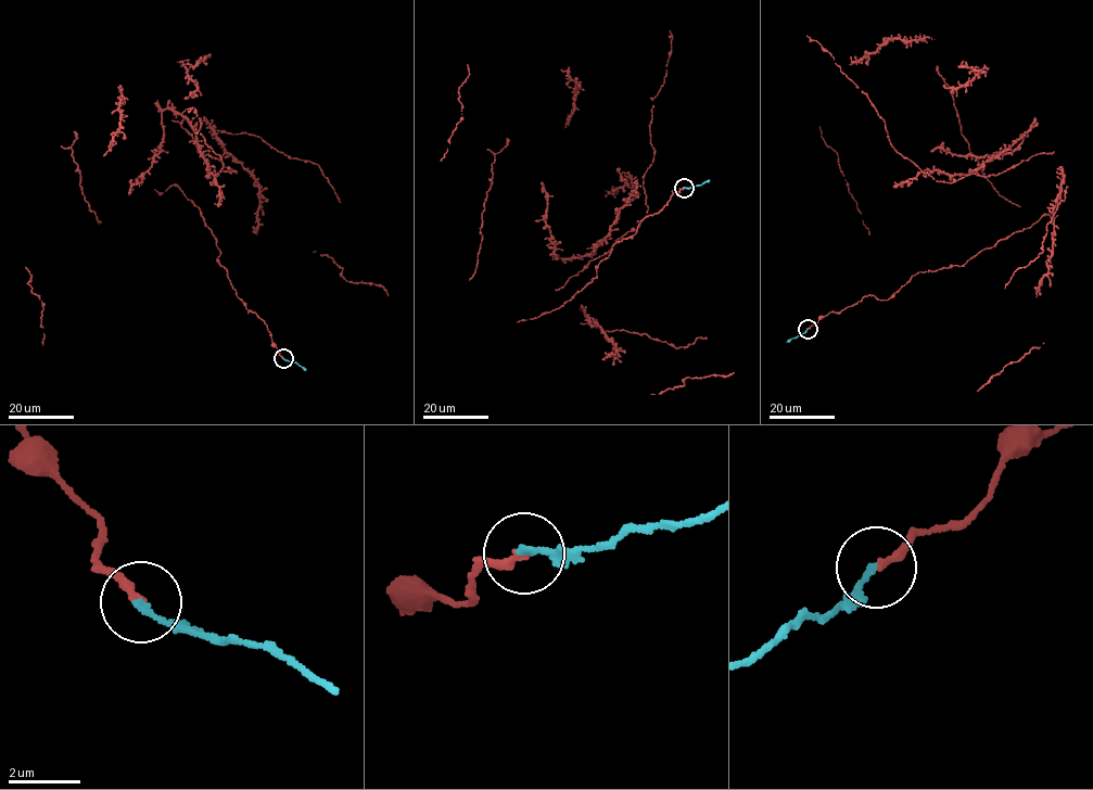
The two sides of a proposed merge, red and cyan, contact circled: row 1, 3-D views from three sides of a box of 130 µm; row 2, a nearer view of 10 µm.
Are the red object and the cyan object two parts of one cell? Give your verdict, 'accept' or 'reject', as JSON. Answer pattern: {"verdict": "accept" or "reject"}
{"verdict": "accept"}

